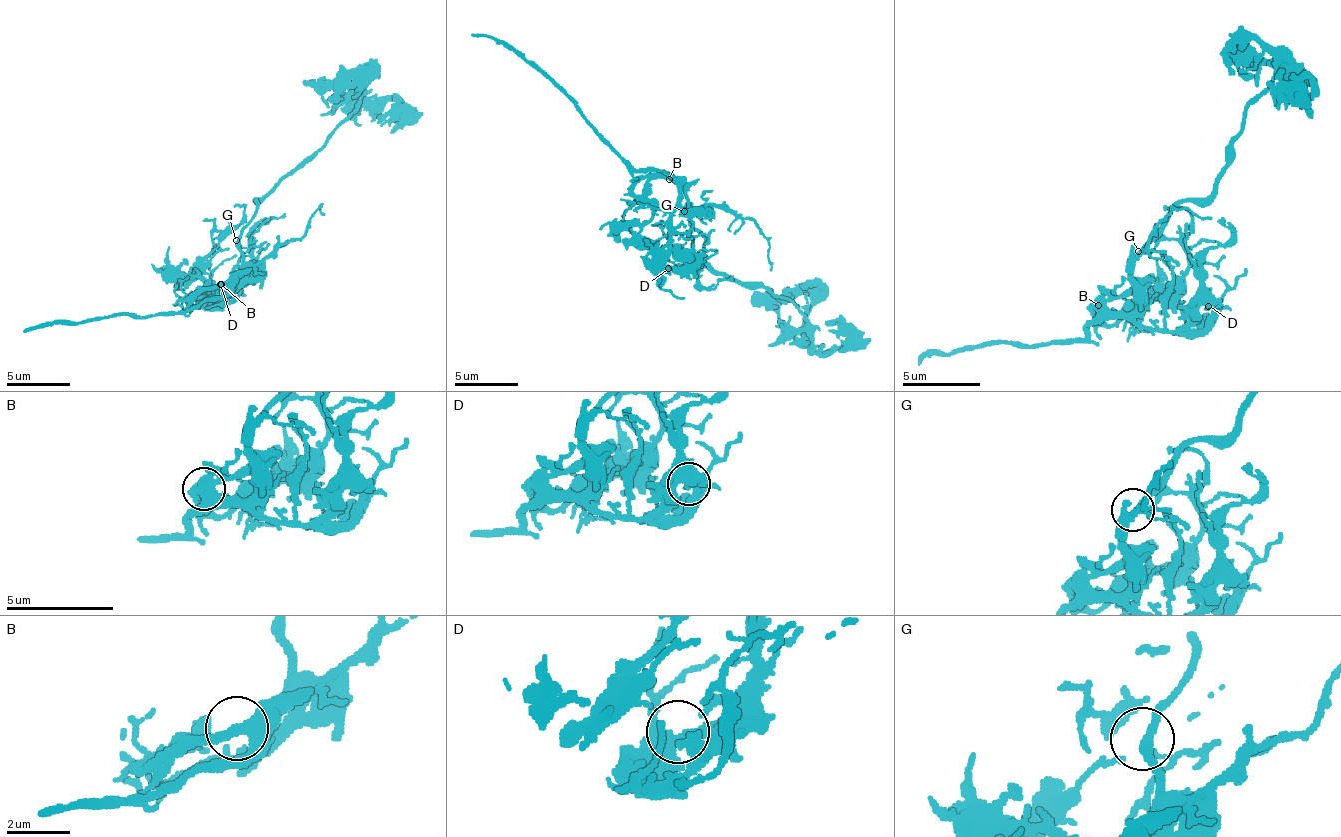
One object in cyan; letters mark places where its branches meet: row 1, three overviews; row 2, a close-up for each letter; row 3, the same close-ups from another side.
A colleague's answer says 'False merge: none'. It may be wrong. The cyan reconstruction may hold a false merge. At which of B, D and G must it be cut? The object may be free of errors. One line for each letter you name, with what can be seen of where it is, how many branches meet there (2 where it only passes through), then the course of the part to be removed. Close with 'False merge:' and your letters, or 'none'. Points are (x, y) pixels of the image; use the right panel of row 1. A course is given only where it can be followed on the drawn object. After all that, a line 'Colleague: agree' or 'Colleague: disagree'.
False merge: none
Colleague: agree

